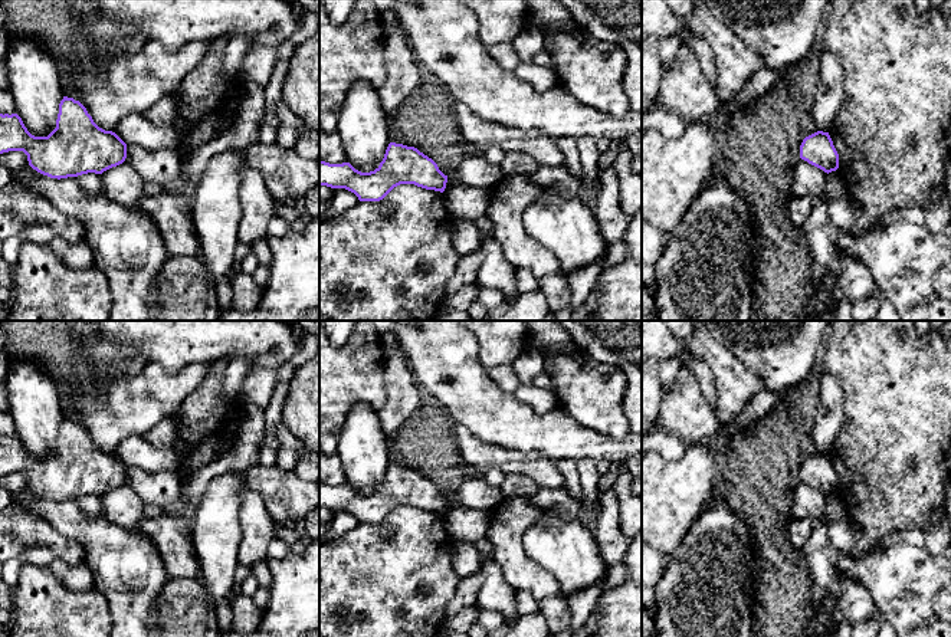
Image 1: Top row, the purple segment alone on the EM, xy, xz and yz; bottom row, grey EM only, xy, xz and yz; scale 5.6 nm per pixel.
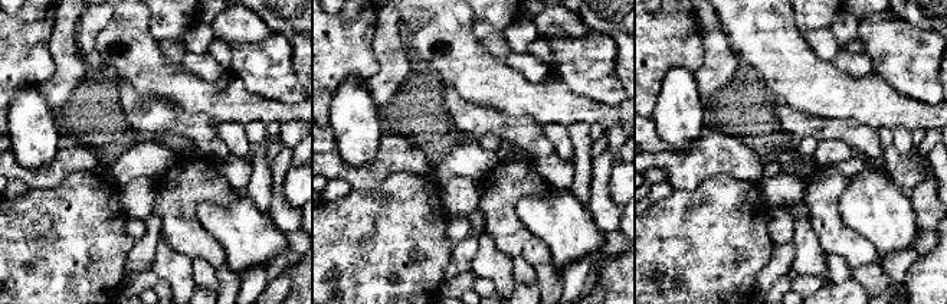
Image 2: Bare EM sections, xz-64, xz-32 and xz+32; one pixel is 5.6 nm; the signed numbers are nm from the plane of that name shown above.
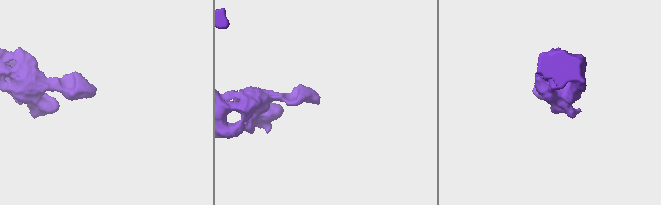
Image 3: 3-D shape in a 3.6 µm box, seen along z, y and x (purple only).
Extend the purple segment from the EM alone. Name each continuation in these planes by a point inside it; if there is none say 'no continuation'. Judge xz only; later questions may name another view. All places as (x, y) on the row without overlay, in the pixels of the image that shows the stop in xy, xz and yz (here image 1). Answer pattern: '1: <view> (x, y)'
no continuation

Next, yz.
no continuation

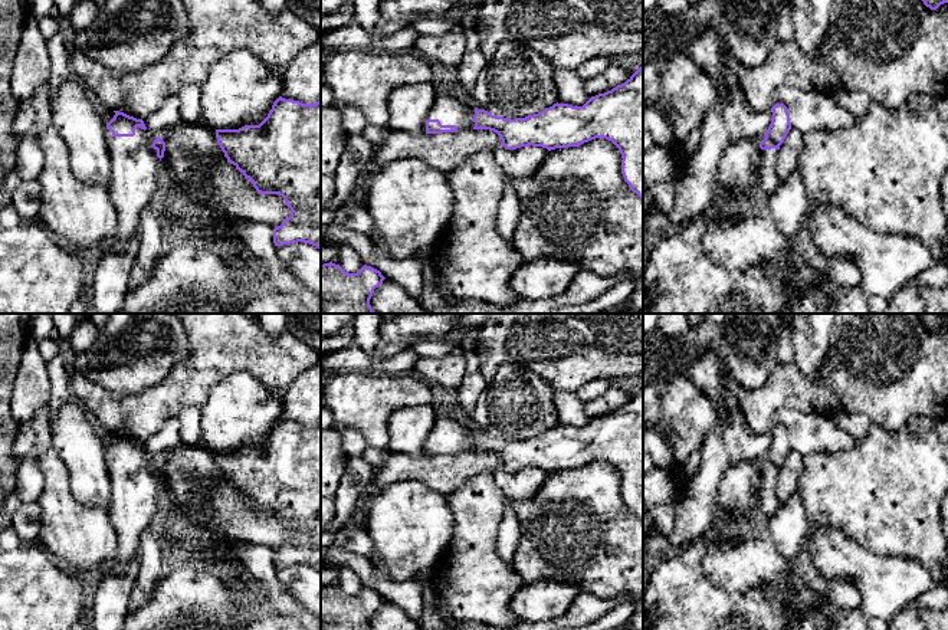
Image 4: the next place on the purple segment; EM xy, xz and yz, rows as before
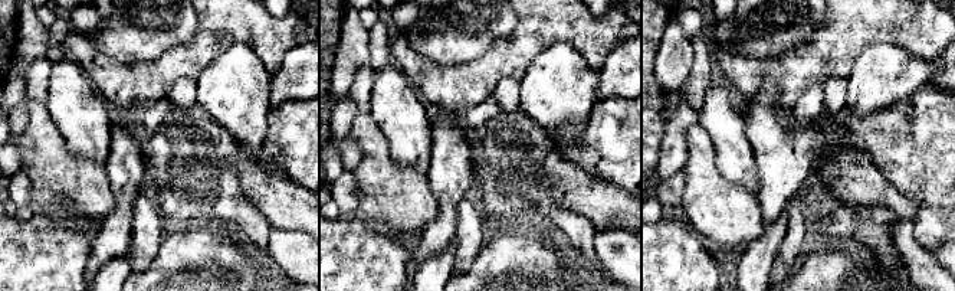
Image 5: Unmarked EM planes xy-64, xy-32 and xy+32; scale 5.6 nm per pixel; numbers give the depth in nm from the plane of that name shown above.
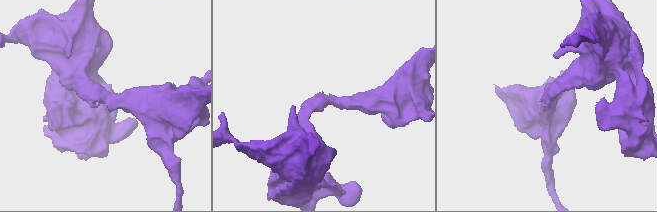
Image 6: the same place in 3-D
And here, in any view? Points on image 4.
1: xy (135, 492)

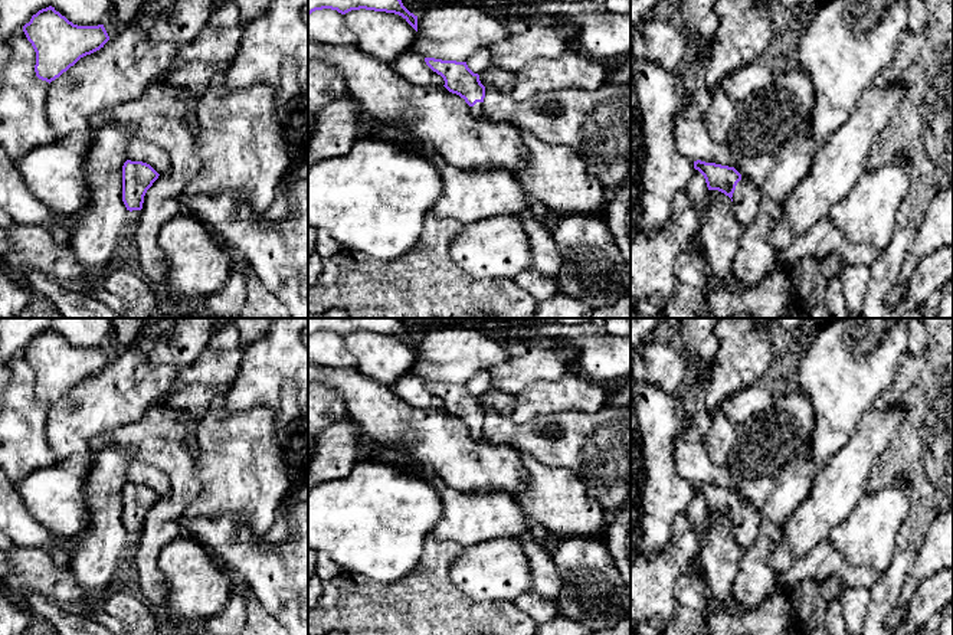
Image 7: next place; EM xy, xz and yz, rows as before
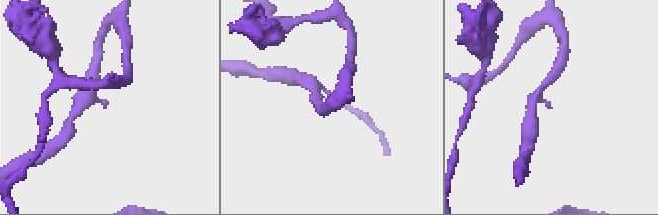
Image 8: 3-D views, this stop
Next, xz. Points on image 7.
1: xz (477, 434)

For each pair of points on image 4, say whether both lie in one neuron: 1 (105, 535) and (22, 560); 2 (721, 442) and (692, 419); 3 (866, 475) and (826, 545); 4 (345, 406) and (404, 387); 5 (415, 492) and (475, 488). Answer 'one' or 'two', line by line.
1: two
2: two
3: two
4: one
5: two

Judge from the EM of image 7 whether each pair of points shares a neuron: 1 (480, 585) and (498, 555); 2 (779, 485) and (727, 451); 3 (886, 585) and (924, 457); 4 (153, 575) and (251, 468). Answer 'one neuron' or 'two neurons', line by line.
1: one neuron
2: one neuron
3: one neuron
4: two neurons

